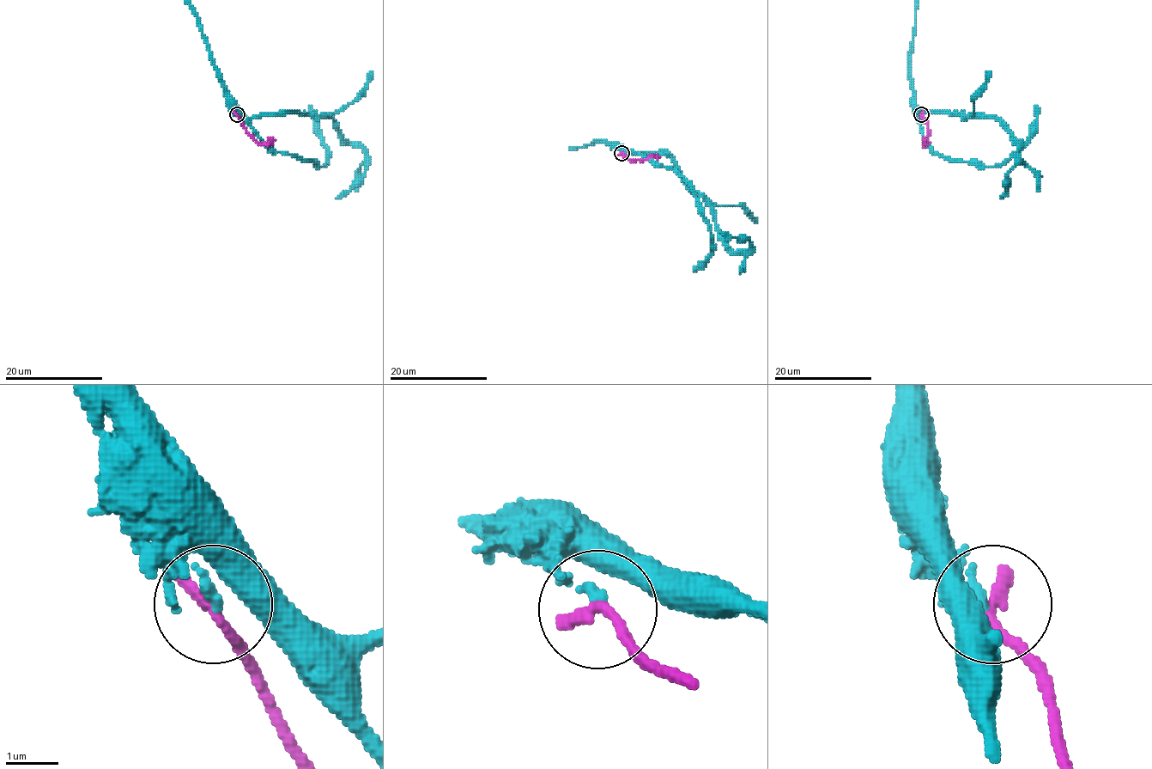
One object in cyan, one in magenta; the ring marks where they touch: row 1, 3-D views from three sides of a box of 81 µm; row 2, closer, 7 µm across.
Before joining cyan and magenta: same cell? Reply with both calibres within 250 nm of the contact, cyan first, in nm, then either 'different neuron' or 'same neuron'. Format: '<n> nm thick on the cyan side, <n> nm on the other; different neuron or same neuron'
170 nm thick on the cyan side, 260 nm on the other; different neuron

